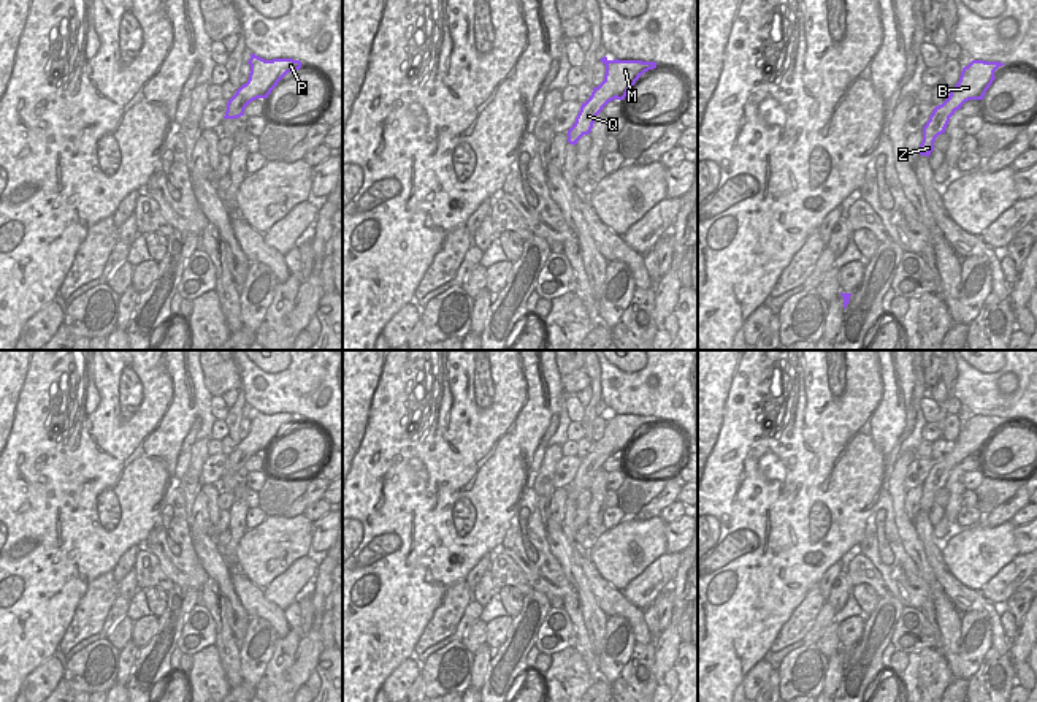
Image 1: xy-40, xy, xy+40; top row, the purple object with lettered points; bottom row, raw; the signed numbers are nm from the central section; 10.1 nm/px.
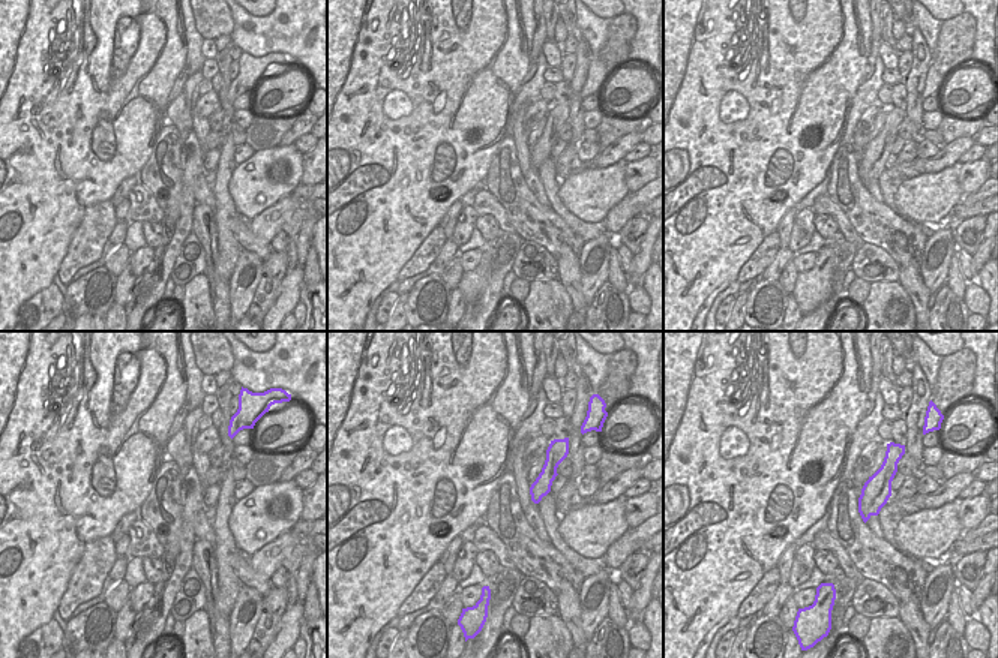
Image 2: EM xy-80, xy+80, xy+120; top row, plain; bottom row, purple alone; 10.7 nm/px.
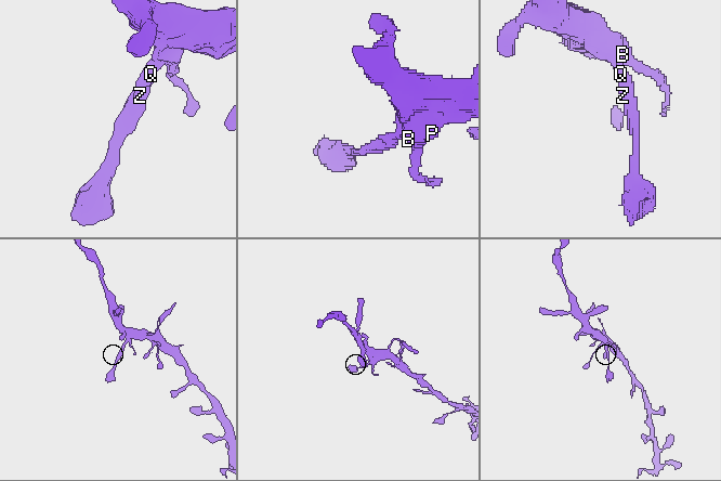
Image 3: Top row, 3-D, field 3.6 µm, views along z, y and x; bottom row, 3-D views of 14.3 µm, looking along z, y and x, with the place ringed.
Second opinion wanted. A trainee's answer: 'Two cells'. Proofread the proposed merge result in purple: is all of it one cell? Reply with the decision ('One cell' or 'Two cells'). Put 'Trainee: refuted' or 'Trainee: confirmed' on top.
Trainee: refuted
One cell.

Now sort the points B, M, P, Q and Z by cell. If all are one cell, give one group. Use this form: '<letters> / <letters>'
B M P Q Z

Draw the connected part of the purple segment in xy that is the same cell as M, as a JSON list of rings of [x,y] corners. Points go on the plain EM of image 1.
[[[606,410],[599,415],[606,420],[604,436],[593,442],[590,453],[582,458],[574,480],[568,485],[568,498],[577,499],[584,490],[590,490],[596,471],[612,455],[625,455],[628,445],[649,425],[656,423],[656,417],[642,415],[609,415]]]

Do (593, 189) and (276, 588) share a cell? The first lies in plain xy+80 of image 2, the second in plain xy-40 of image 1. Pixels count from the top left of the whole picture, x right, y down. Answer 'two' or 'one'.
two

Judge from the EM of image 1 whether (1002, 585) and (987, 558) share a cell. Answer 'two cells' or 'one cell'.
two cells

